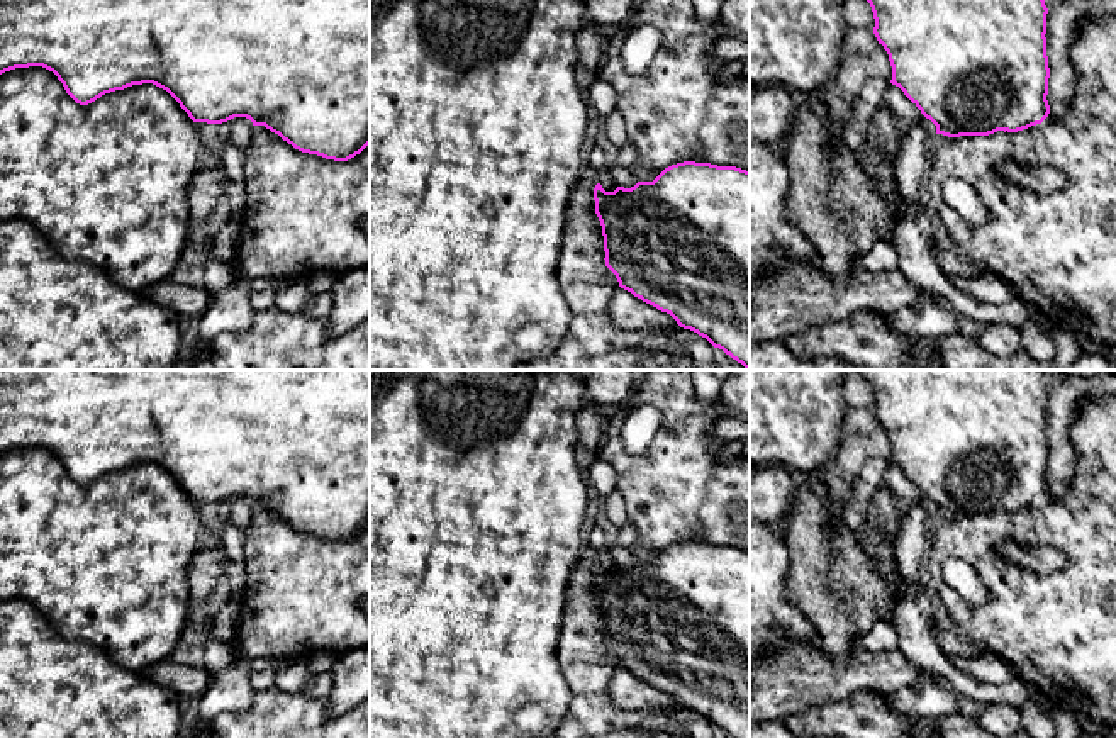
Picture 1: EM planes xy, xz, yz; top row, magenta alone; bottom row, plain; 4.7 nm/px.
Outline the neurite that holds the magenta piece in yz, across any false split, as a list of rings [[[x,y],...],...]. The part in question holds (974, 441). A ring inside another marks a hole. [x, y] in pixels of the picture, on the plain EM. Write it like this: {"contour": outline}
{"contour": [[[858,370],[872,387],[879,424],[889,434],[890,463],[948,517],[1018,512],[1048,494],[1046,394],[1043,370]]]}

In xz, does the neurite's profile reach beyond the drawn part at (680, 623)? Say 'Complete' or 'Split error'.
Complete

